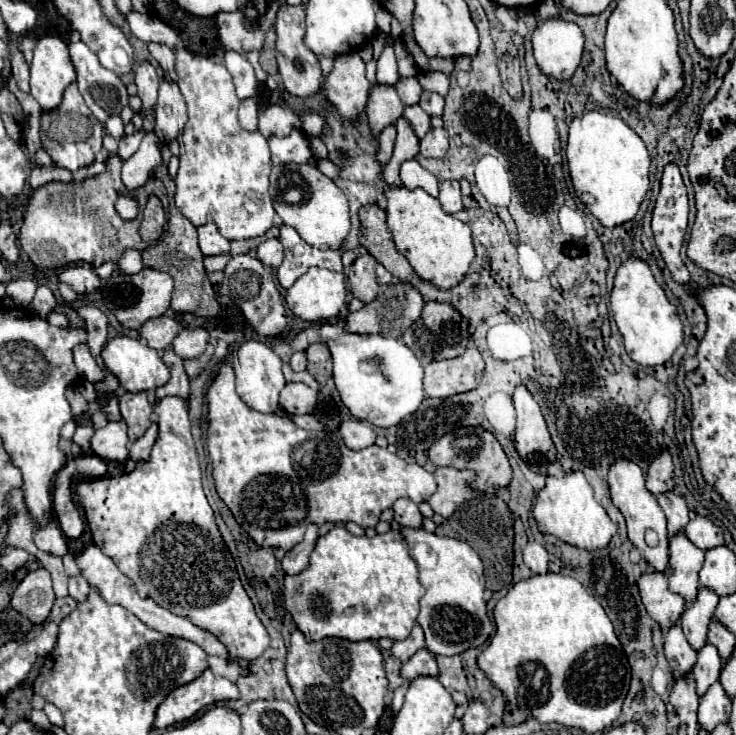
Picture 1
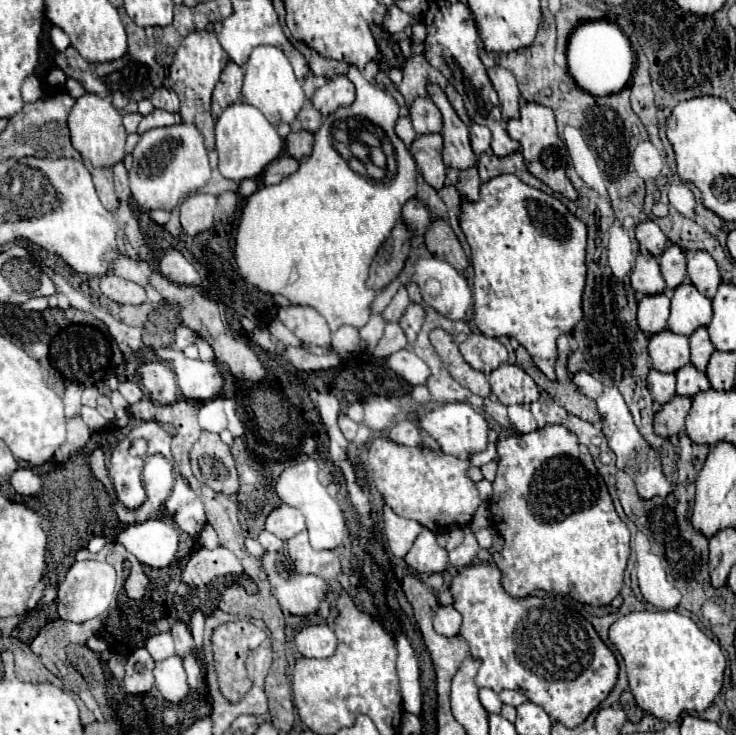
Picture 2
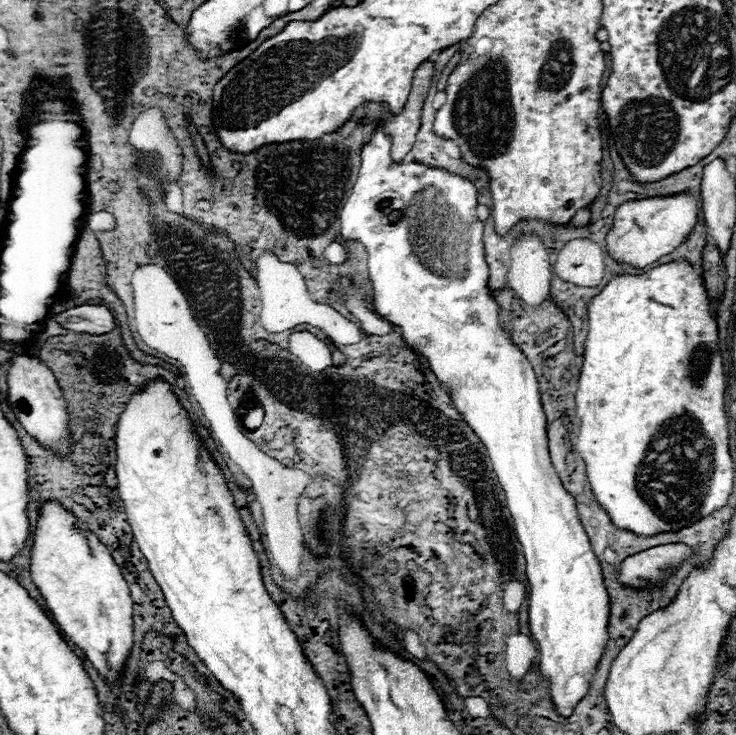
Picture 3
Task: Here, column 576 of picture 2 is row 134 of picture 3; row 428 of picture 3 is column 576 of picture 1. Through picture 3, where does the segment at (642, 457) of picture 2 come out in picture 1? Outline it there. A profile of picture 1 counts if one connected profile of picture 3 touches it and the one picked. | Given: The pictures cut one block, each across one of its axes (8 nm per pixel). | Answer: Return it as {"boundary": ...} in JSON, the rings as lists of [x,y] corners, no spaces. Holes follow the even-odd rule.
{"boundary":[[[570,472],[570,474],[564,474],[562,478],[548,476],[546,486],[536,496],[532,514],[542,534],[552,534],[558,540],[582,550],[604,548],[618,530],[618,526],[608,518],[606,510],[594,500],[592,486],[580,472]]]}

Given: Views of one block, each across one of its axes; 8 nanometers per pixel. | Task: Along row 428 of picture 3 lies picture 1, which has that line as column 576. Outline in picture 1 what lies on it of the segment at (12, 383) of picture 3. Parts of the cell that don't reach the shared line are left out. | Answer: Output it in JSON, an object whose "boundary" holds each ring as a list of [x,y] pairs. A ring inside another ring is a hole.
{"boundary":[[[554,18],[534,30],[532,48],[538,68],[548,78],[568,80],[580,64],[584,36],[574,22]]]}

